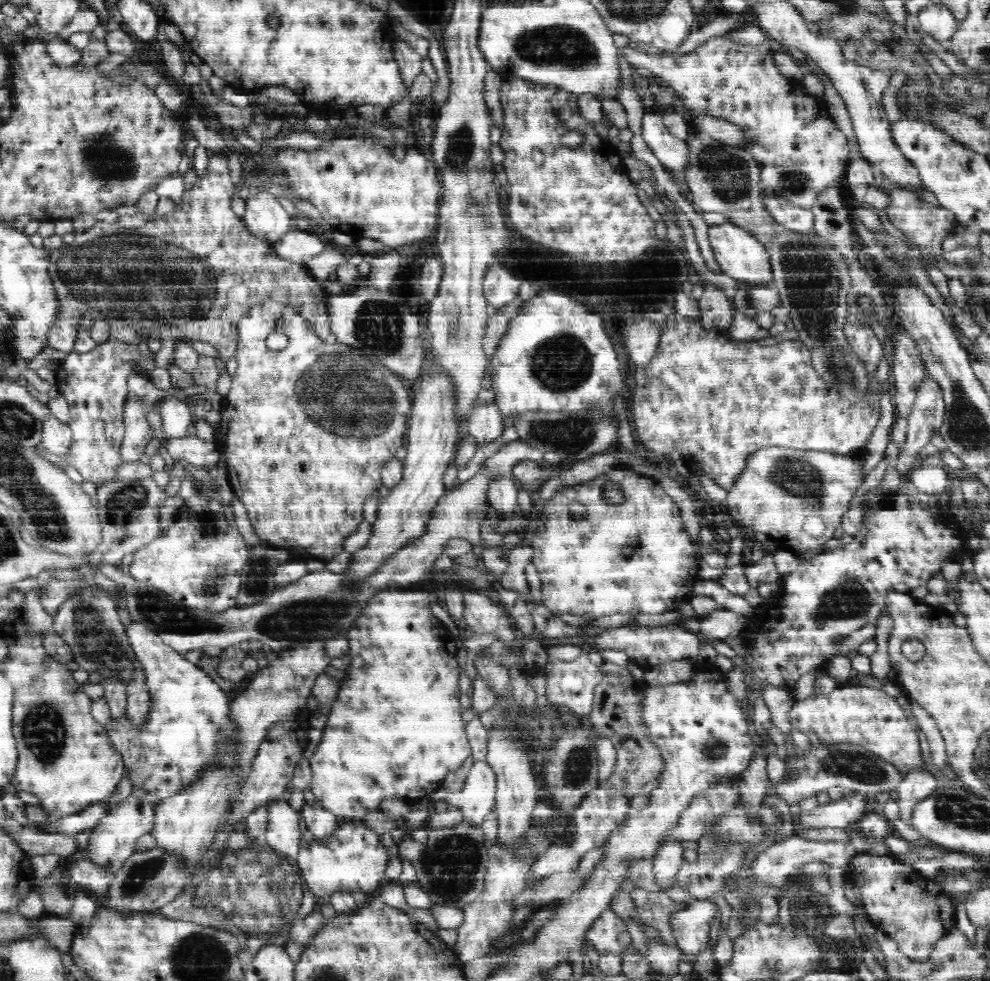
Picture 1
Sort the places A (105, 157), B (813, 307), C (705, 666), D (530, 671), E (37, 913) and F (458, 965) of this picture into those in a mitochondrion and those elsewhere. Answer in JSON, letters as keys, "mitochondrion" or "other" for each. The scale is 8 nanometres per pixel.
{"A":"mitochondrion","B":"mitochondrion","C":"other","D":"other","E":"other","F":"other"}

